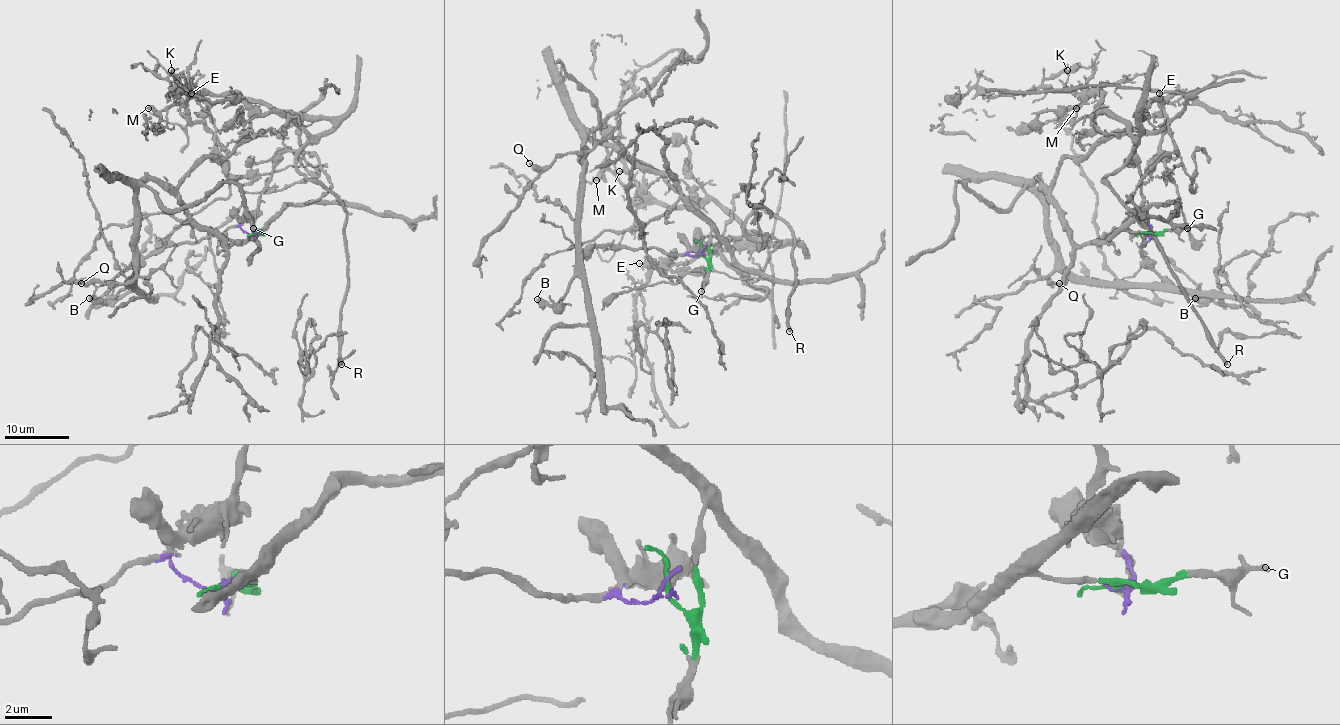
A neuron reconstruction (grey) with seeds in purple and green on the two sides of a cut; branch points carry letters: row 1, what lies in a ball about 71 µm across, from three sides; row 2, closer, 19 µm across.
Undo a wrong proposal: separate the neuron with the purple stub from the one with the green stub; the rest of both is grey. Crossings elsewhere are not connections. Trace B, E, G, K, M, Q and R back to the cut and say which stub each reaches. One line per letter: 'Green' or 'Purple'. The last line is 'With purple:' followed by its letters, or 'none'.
B: Purple
E: Purple
G: Green
K: Purple
M: Purple
Q: Green
R: Purple
With purple: B, E, K, M, R

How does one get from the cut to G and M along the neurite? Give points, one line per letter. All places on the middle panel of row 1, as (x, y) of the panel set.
G: (702, 251), (708, 269), (707, 284), (700, 292)
M: (702, 251), (689, 253), (731, 237), (755, 237), (712, 200), (684, 206), (636, 205), (610, 171), (595, 180)

